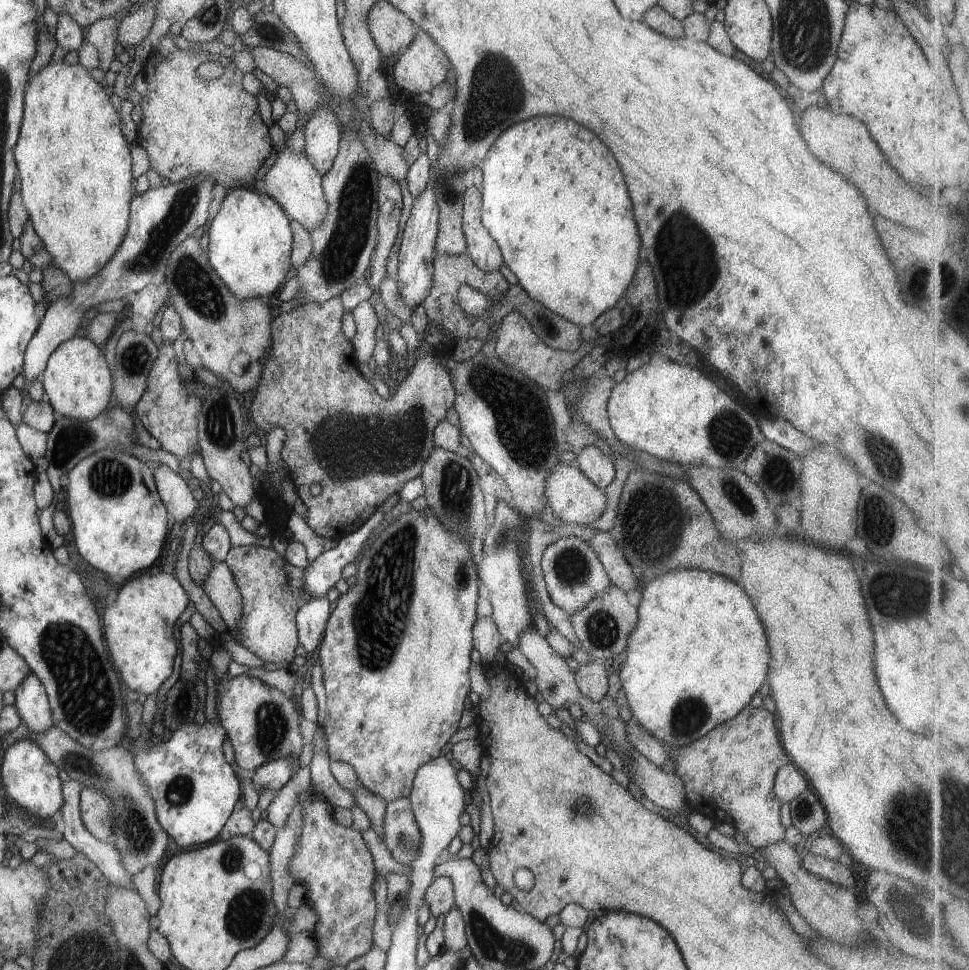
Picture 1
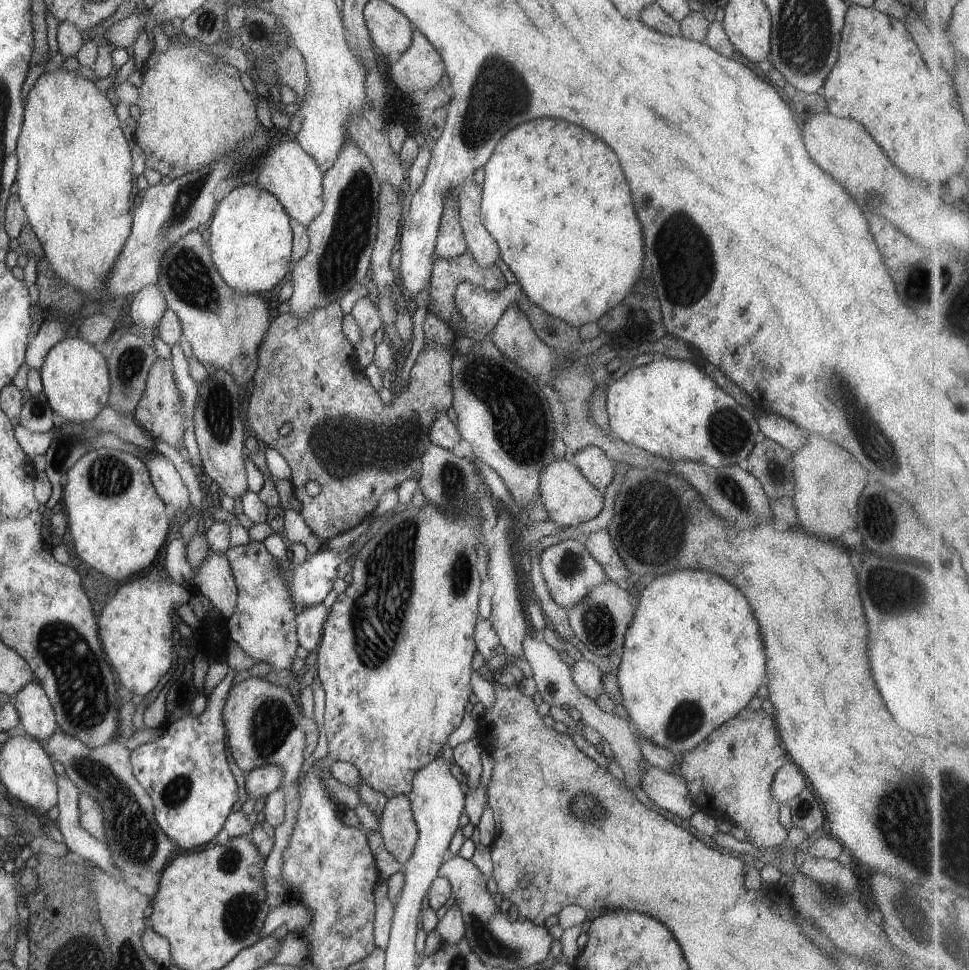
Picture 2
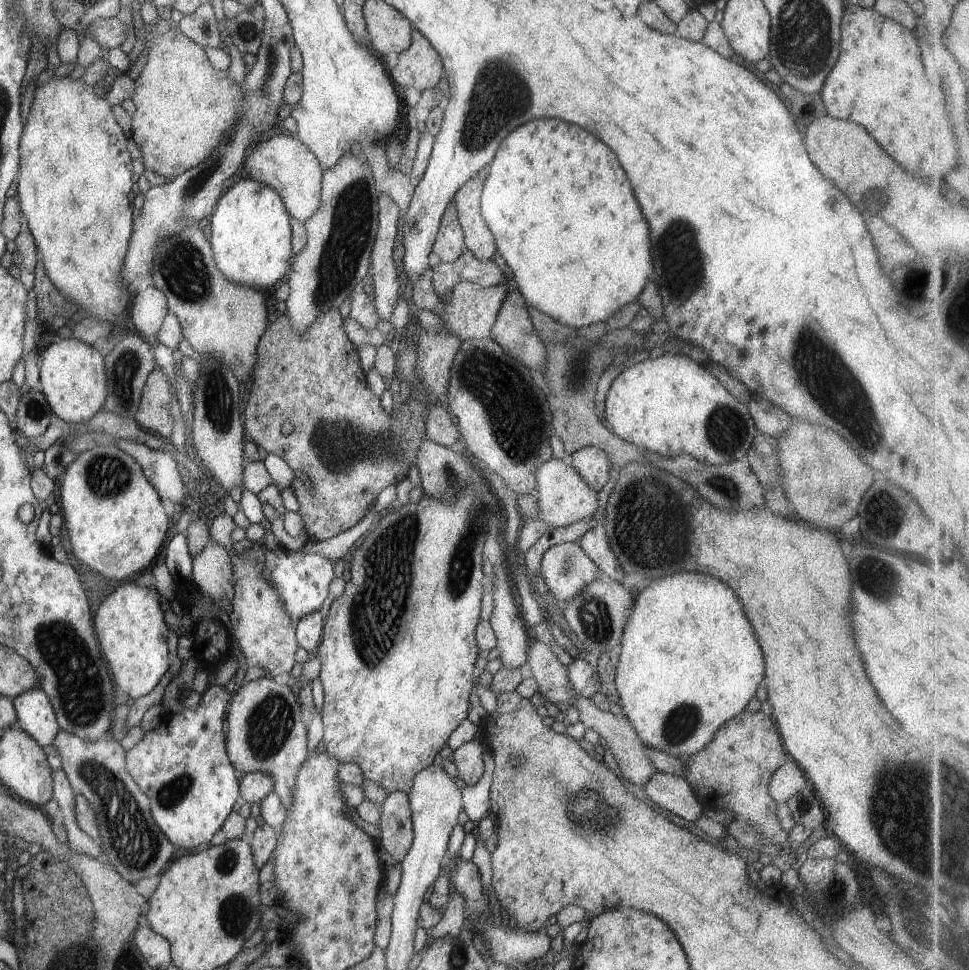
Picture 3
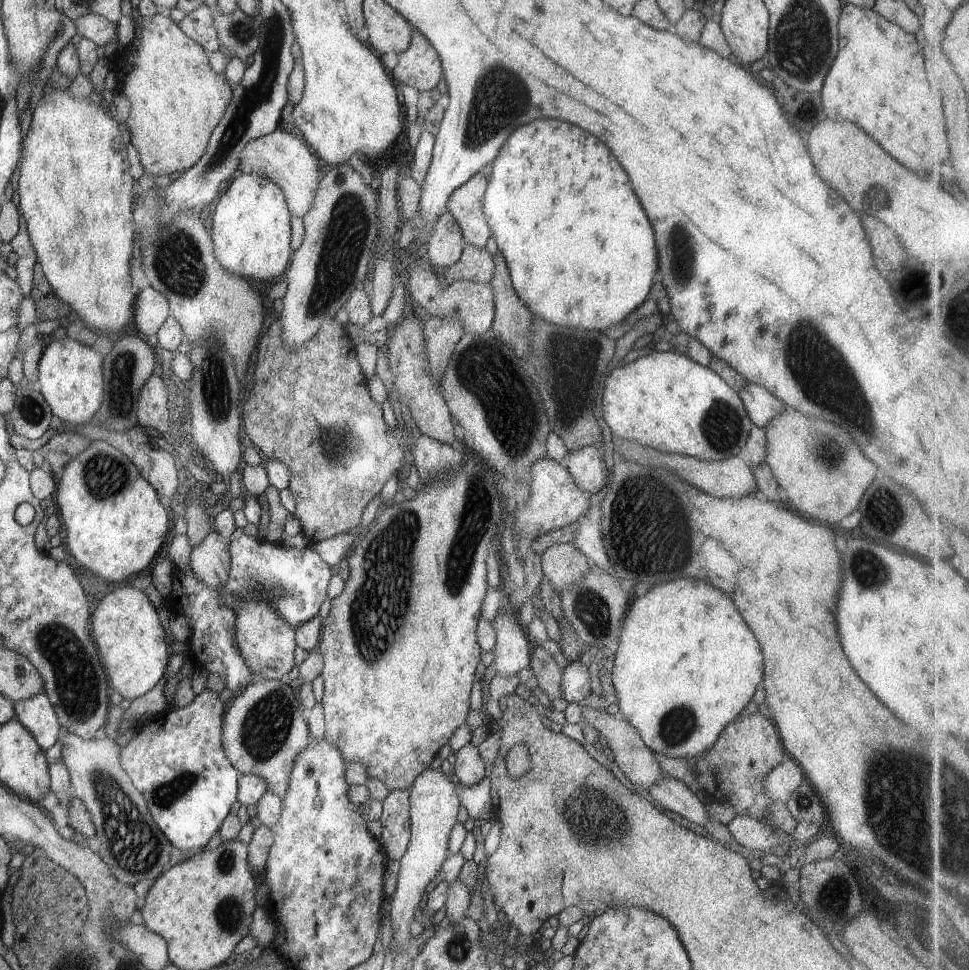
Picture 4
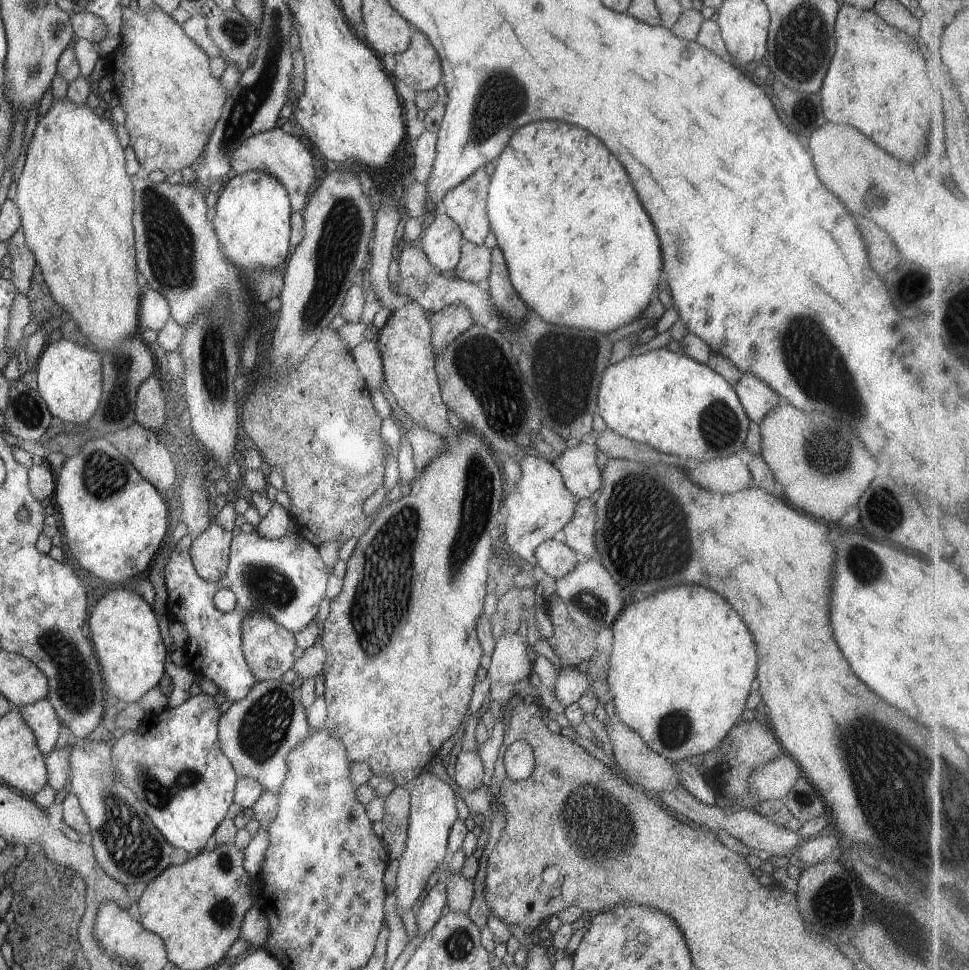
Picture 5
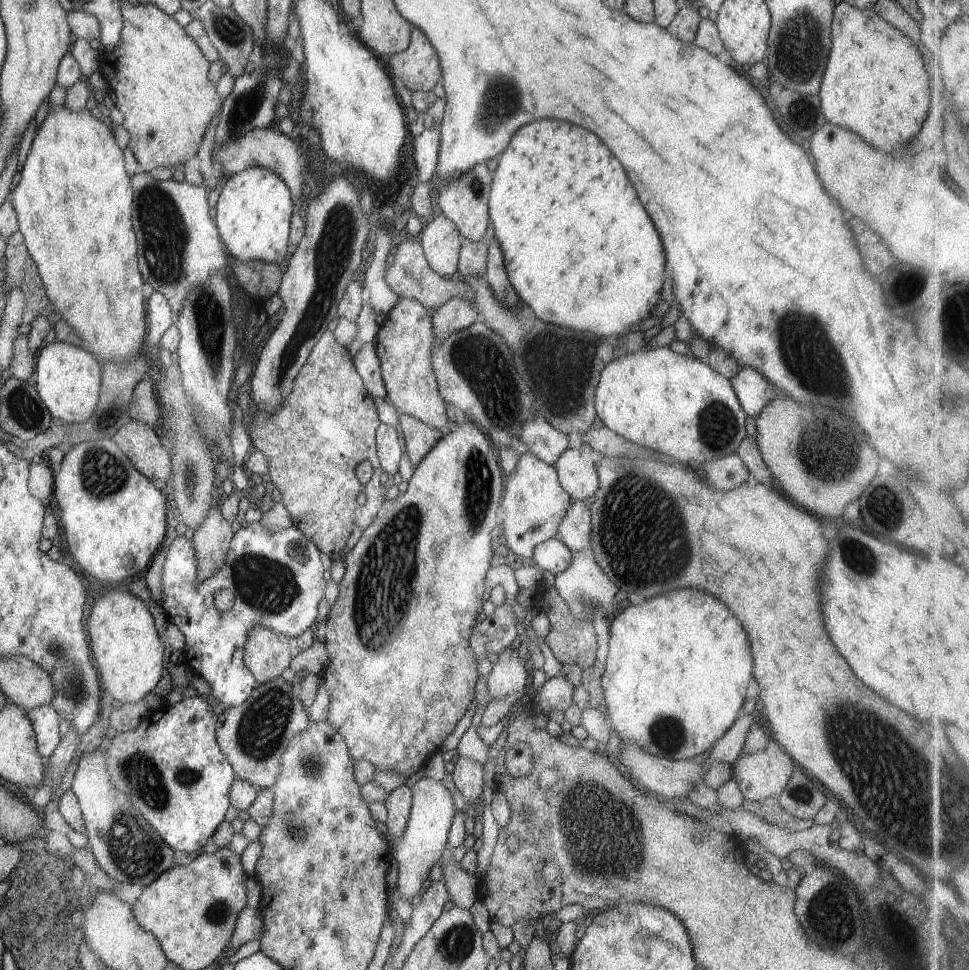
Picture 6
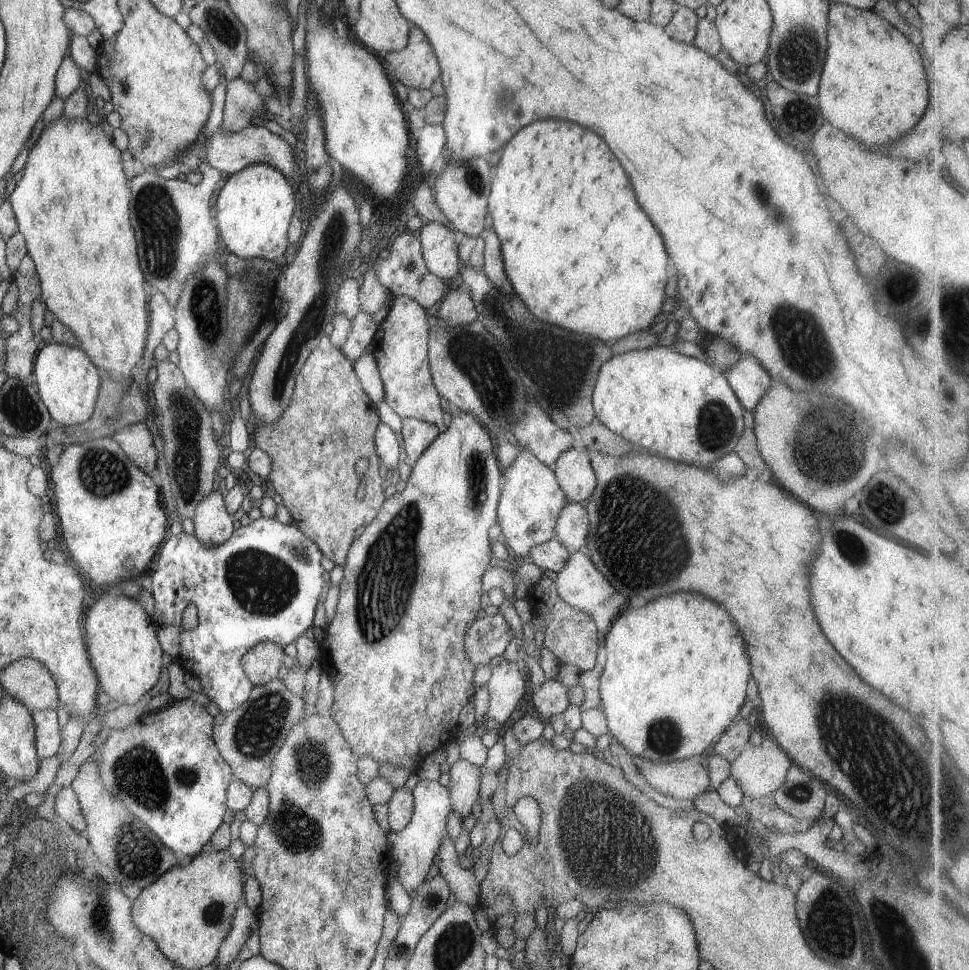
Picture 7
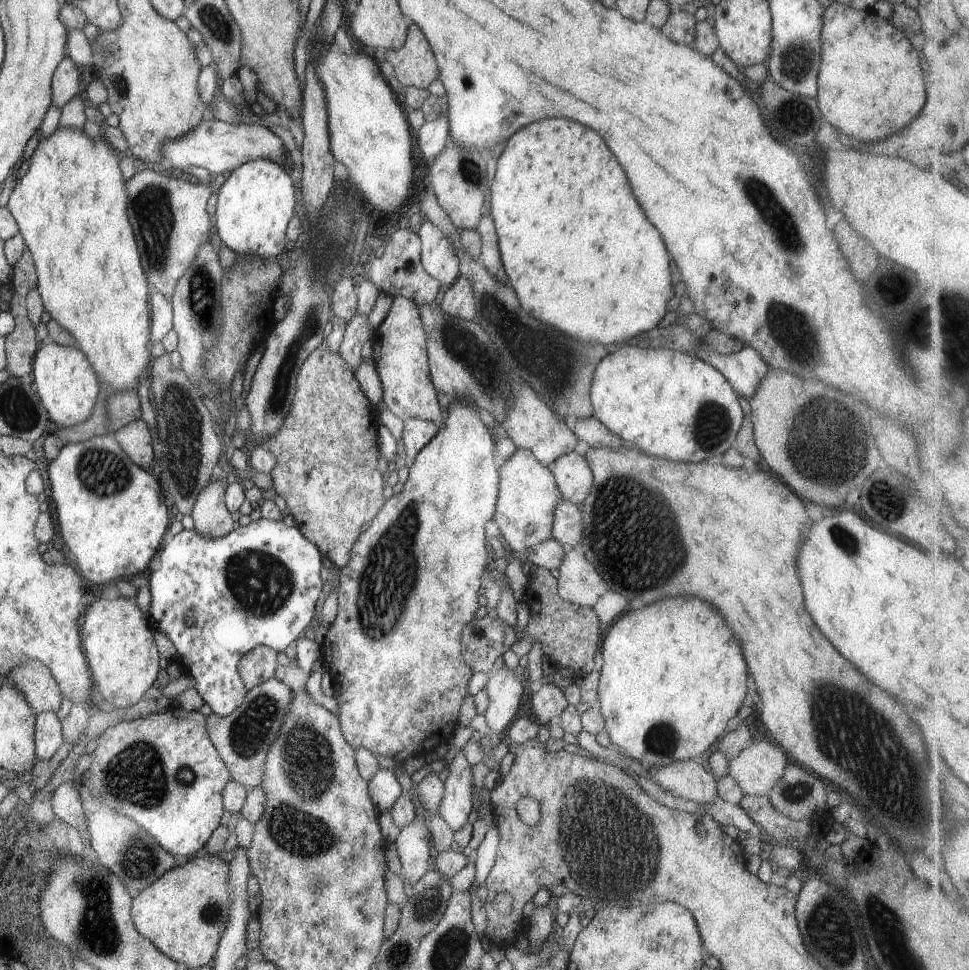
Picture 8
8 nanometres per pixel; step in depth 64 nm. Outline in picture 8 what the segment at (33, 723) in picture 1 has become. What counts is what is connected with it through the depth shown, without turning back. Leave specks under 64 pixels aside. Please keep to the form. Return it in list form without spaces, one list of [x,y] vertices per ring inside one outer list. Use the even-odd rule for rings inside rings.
[[[54,712],[36,714],[35,722],[35,754],[36,759],[49,760],[61,746],[63,737],[61,723]]]

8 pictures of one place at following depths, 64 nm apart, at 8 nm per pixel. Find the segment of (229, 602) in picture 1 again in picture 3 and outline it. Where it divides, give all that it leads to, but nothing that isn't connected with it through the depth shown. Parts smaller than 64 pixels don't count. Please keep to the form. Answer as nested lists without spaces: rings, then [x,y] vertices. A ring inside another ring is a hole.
[[[207,541],[207,544],[203,546],[203,550],[199,554],[192,556],[192,584],[197,586],[206,597],[208,597],[213,603],[219,602],[221,598],[225,598],[227,602],[231,602],[233,598],[233,586],[232,586],[232,564],[231,558],[229,558],[229,551],[215,542]]]

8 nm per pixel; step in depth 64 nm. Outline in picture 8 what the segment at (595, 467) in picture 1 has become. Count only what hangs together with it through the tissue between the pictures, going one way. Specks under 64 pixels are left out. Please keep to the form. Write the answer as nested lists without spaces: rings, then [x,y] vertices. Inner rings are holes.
[[[575,451],[558,456],[549,466],[561,499],[578,505],[591,488],[593,476],[583,456]]]

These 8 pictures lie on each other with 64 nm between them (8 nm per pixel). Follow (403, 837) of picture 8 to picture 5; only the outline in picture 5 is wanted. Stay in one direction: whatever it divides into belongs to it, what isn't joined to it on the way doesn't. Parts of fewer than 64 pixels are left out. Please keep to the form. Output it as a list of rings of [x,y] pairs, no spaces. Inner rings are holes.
[[[427,769],[411,780],[409,791],[410,807],[408,827],[403,852],[398,856],[396,870],[396,885],[392,890],[395,895],[395,914],[401,916],[404,911],[411,909],[427,884],[429,876],[443,865],[443,856],[450,826],[457,818],[455,810],[455,794],[453,788],[440,780]]]

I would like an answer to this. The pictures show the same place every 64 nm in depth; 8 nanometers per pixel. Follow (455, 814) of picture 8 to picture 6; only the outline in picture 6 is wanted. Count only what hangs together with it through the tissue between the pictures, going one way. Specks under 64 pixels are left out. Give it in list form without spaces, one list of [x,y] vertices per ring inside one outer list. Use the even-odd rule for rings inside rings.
[[[458,757],[453,772],[451,772],[454,789],[461,794],[464,802],[472,806],[484,791],[481,781],[484,766],[475,762],[475,760],[471,760],[471,758]]]

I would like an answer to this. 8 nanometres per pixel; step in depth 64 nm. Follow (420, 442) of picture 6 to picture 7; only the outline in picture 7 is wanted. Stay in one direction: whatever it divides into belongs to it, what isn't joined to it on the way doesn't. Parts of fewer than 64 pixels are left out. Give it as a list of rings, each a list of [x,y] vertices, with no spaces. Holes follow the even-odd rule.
[[[411,417],[401,419],[401,440],[405,450],[405,462],[410,467],[421,456],[421,452],[433,442],[440,429],[434,424]]]

